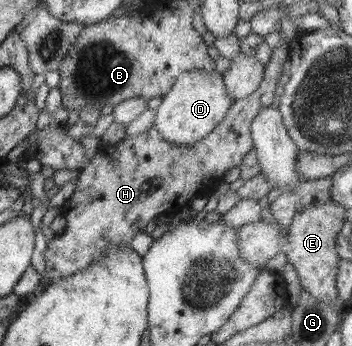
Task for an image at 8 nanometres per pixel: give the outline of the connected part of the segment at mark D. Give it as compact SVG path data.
M192 69L179 74L172 88L162 97L153 127L168 142L188 146L209 135L224 120L233 101L226 90L223 73Z

